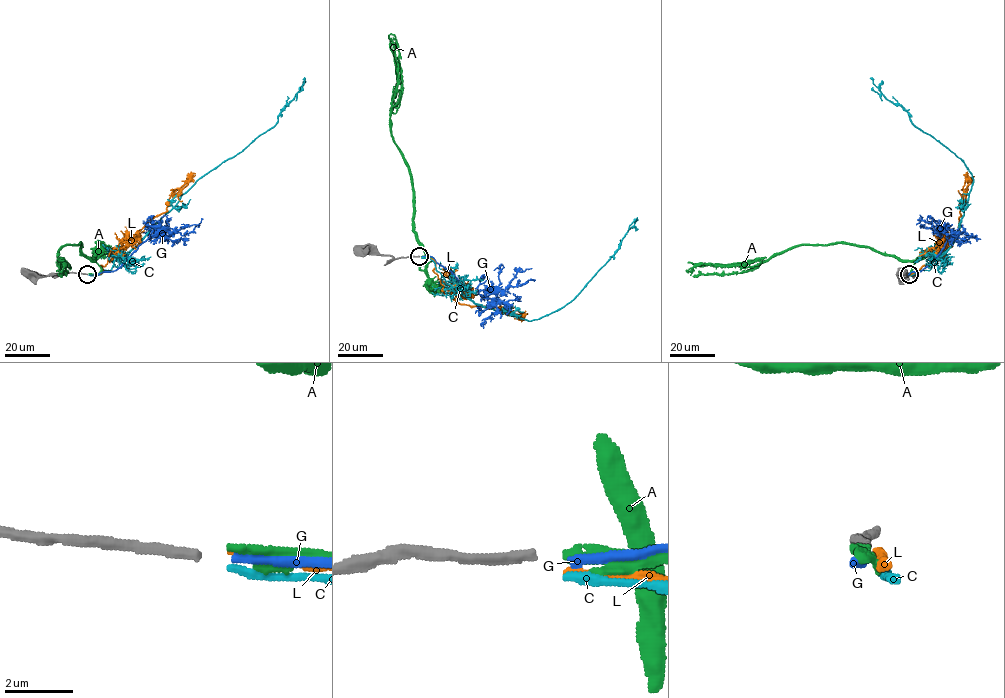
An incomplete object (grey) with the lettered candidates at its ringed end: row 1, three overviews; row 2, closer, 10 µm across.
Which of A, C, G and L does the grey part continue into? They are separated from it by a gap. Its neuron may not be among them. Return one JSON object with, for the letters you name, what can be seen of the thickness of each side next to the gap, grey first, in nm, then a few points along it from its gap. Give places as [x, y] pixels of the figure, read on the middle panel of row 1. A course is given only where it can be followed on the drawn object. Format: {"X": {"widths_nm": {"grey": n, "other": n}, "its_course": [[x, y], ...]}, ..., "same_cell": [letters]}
{"same_cell": []}

